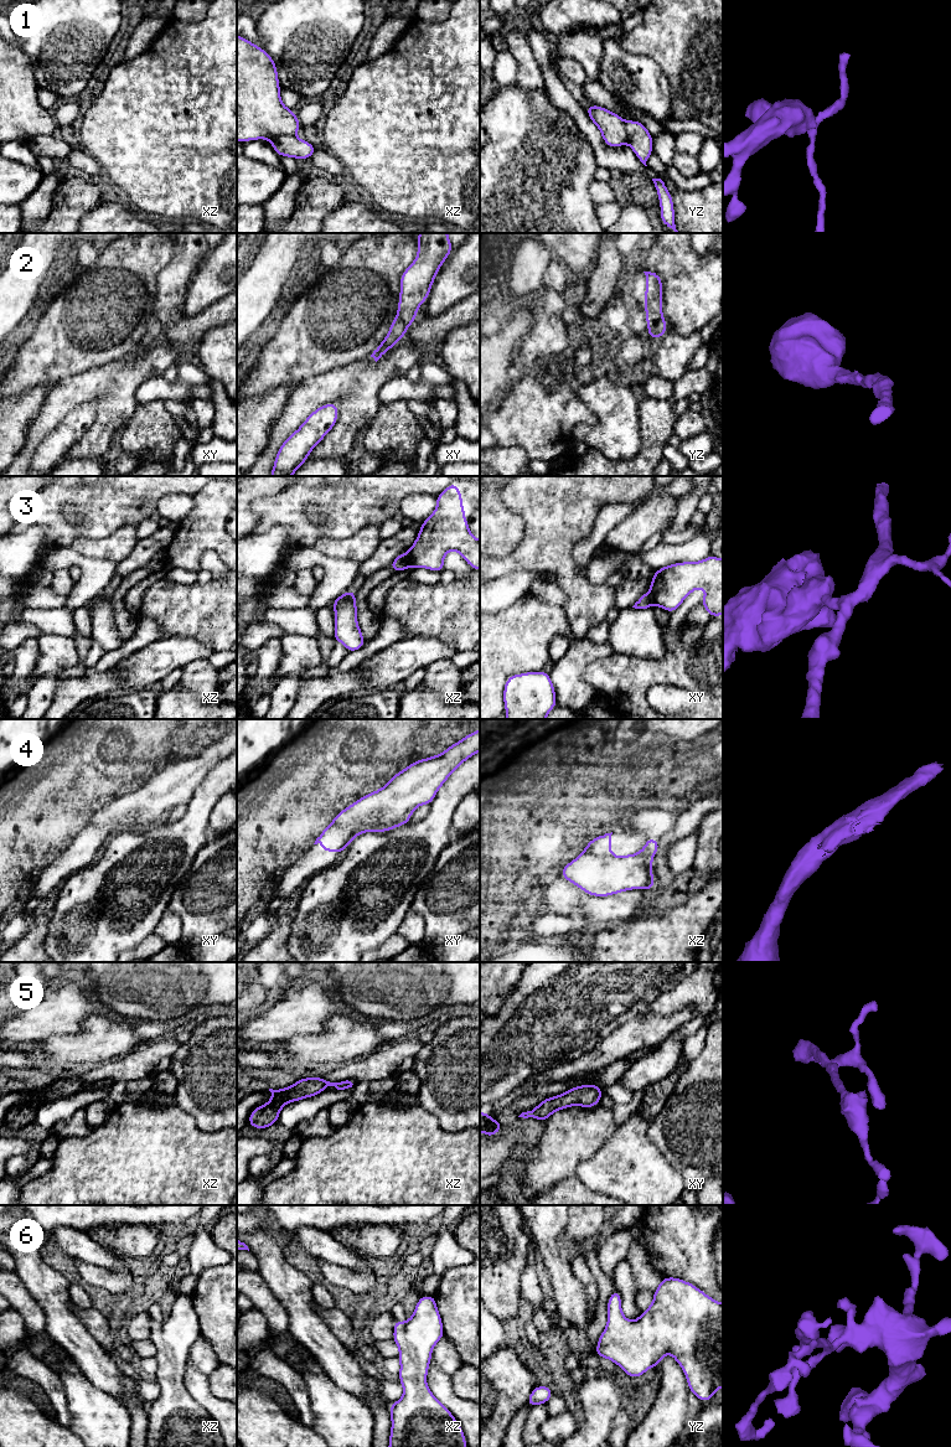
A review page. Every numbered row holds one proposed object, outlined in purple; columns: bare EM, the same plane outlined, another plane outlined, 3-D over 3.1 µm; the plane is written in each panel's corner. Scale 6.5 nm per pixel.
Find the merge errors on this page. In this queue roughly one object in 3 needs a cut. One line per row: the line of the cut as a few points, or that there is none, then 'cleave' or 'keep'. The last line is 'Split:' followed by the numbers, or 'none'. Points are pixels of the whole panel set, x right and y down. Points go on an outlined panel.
1: cut none; keep
2: cut none; keep
3: cut xz (407, 553), (411, 566); cleave
4: cut xy (412, 810), (383, 826), (331, 823); cleave
5: cut none; keep
6: cut none; keep
Split: 3, 4

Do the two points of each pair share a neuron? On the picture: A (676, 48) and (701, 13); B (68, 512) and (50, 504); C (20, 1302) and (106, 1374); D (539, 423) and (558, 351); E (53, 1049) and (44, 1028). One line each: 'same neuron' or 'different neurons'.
A: same neuron
B: different neurons
C: different neurons
D: same neuron
E: different neurons

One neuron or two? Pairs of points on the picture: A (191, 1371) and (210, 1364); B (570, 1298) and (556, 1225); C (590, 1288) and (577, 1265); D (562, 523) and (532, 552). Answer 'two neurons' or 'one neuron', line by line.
A: two neurons
B: one neuron
C: one neuron
D: one neuron

